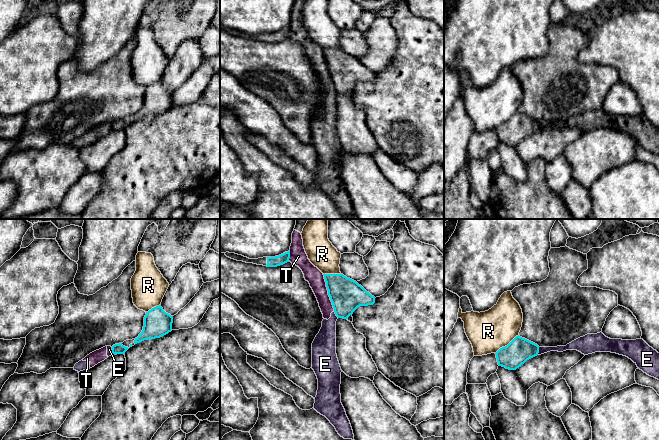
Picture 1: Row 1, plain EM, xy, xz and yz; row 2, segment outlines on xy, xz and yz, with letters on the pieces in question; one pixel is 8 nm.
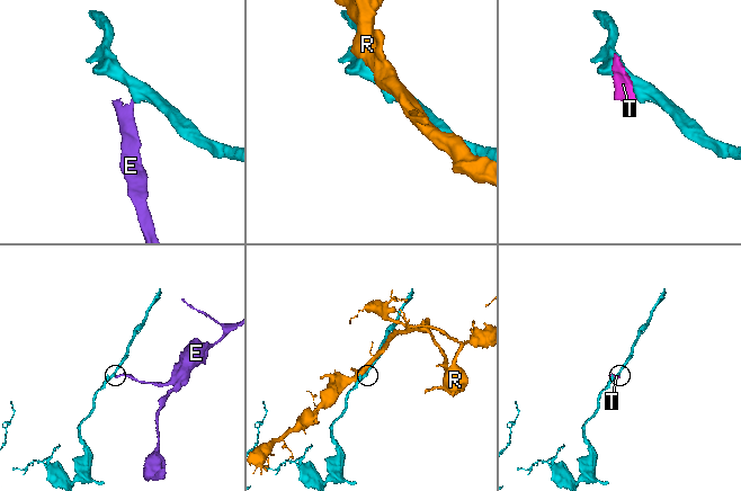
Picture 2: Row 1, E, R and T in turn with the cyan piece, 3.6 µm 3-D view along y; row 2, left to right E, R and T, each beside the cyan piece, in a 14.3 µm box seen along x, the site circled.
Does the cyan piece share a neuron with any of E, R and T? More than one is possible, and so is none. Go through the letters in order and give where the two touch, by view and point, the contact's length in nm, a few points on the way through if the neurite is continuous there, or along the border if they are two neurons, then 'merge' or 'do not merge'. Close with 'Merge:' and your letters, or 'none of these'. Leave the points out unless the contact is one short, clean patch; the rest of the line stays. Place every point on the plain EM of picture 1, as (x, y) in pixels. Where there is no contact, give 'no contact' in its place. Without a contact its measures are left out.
E: yz (538, 127) | 70 nm | along yz (539, 123), (537, 130) | do not merge
R: yz (507, 121) | 240 nm | do not merge
T: xz (328, 68) | 320 nm | do not merge
Merge: none of these

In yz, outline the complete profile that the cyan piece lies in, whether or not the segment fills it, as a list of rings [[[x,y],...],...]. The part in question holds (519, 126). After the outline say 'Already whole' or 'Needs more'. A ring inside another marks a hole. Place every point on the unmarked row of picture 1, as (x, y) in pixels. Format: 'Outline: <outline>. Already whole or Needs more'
Outline: [[[518,111],[495,130],[499,142],[509,146],[516,146],[527,136],[537,132],[538,129],[539,122],[537,120]]]. Already whole

